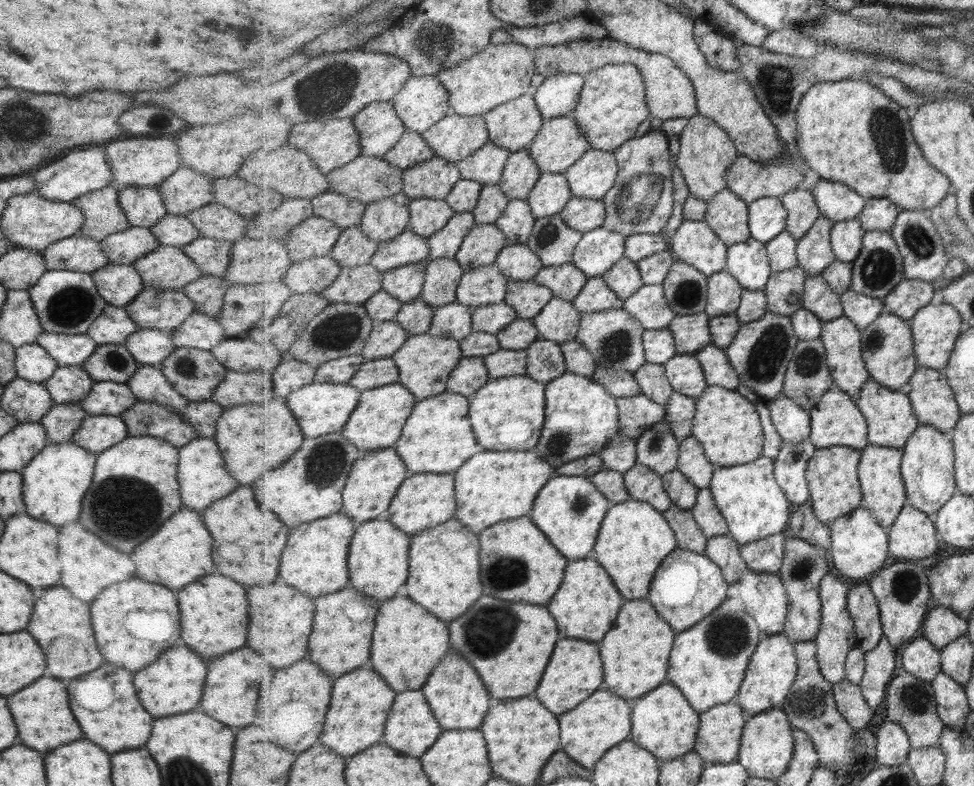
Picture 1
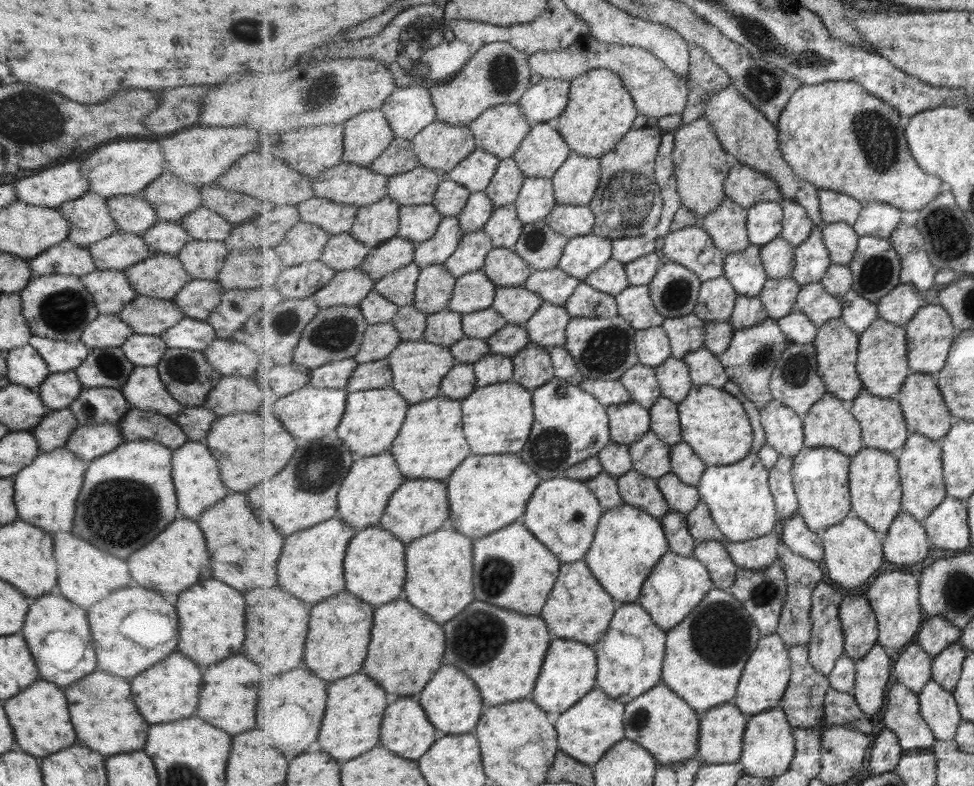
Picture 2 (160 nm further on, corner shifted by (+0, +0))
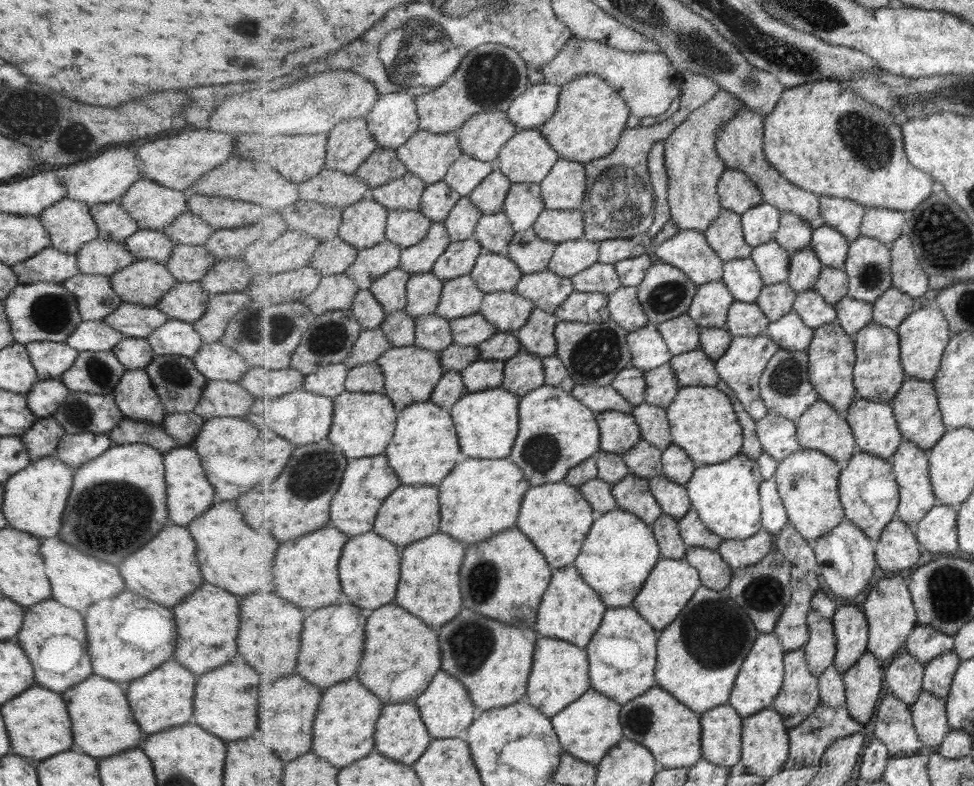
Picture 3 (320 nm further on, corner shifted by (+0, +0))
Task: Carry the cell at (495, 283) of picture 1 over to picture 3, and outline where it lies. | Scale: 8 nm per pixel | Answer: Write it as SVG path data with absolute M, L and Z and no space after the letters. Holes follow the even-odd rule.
M470 274L445 283L442 301L438 304L436 314L451 320L480 312L486 292L478 287Z

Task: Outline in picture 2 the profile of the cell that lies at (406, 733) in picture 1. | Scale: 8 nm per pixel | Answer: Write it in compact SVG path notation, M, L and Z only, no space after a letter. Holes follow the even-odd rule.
M395 697L386 708L385 718L382 722L382 738L380 744L394 751L395 754L402 755L403 758L418 761L424 754L431 750L431 746L440 737L439 730L430 721L425 707L418 698Z

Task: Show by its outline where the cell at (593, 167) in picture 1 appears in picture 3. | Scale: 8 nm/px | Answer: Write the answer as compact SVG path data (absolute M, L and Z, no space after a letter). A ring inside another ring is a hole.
M559 159L541 182L543 200L549 210L579 209L589 194L585 163Z

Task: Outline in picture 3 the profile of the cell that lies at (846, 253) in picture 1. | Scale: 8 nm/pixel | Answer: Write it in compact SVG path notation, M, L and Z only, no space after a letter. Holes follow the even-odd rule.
M827 224L814 229L810 246L822 259L825 266L842 268L850 253L850 242L846 235Z

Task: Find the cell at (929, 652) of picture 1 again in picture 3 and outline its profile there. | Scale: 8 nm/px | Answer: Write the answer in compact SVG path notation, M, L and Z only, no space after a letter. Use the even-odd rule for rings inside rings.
M904 651L899 658L888 664L884 678L888 684L888 692L909 705L915 704L924 690L925 673L926 664L919 662L913 654Z

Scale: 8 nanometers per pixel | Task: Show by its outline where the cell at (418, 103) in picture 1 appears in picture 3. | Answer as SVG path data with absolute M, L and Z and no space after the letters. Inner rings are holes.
M407 92L380 96L374 110L366 118L379 147L395 149L405 145L422 123L418 97Z

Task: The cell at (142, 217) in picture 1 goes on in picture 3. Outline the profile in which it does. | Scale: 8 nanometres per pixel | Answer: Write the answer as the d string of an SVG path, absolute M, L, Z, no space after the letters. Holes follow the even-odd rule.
M117 200L109 203L91 205L88 208L91 220L97 229L96 238L122 242L138 228L132 218L123 210Z

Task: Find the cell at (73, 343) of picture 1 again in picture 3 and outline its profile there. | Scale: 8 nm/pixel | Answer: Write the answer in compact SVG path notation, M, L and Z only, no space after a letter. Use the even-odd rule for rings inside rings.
M28 342L24 347L37 381L60 378L78 353L64 342Z

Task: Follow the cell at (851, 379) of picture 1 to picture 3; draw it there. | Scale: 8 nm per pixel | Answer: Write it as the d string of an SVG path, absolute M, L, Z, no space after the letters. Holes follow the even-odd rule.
M838 322L824 325L815 329L814 340L807 351L810 354L810 381L814 383L815 390L822 400L845 414L859 396L854 383L857 350L853 336L847 334Z

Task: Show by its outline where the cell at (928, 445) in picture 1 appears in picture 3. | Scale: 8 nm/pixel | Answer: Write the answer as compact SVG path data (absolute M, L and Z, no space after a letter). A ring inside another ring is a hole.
M905 440L894 456L889 459L889 462L894 466L894 473L900 486L900 503L897 517L909 524L909 526L914 526L922 522L927 514L930 513L930 510L936 504L939 504L930 477L929 452L923 450L915 442Z

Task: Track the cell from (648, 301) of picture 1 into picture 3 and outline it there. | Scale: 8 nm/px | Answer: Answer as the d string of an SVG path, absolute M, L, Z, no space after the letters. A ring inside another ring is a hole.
M623 285L609 294L608 299L608 309L612 320L626 328L627 331L637 331L647 326L647 324L651 324L648 314L645 314L645 308L641 306L638 287Z

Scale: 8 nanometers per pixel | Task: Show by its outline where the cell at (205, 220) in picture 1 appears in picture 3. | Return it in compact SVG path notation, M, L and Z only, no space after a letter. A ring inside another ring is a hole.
M185 211L176 216L171 224L161 228L163 234L166 234L170 241L175 244L203 245L212 228L209 228L200 218L194 214Z

